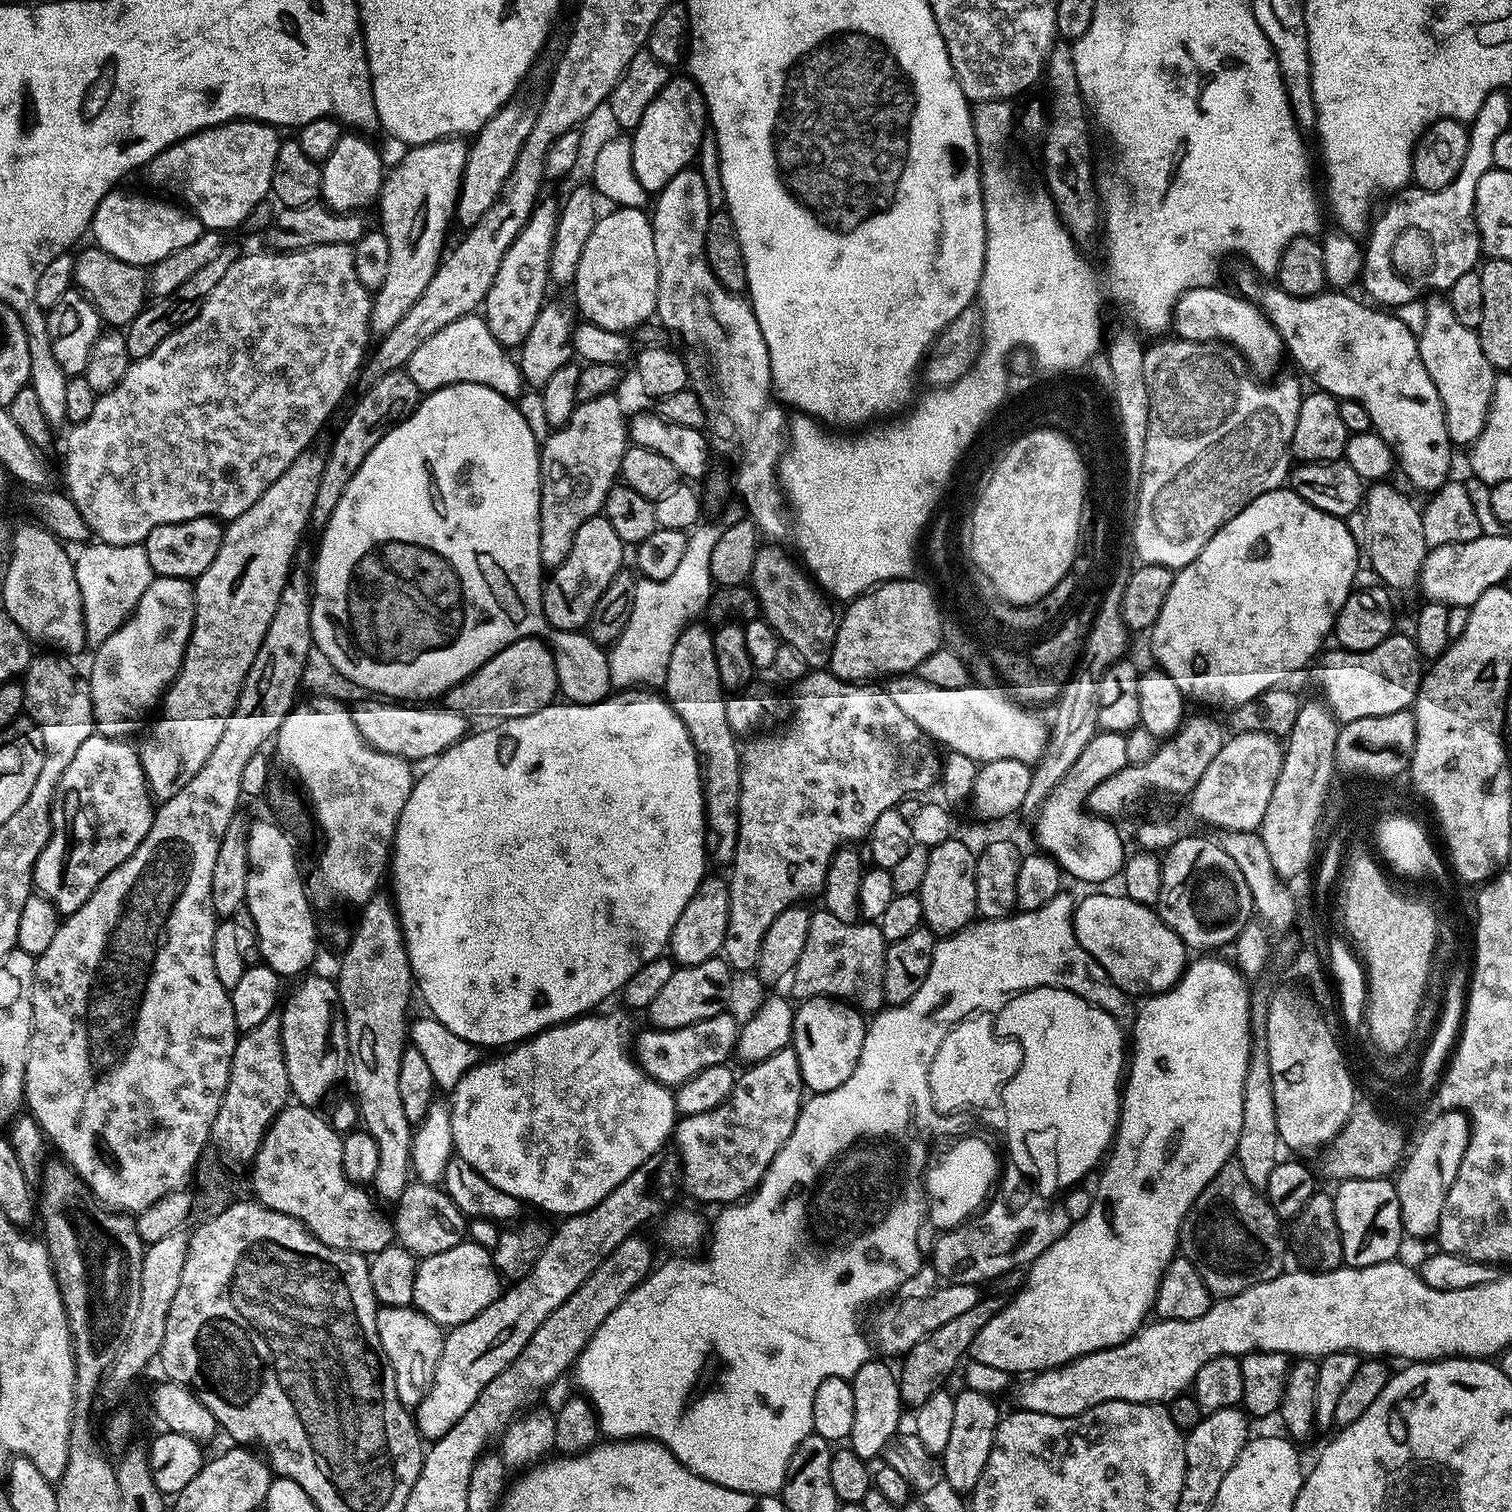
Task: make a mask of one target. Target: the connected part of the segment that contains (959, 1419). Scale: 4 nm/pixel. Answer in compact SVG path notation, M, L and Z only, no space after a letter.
M961 1390L955 1393L954 1422L950 1425L950 1439L946 1441L946 1450L942 1454L944 1473L962 1494L970 1494L978 1486L978 1478L982 1478L982 1470L986 1470L986 1458L990 1458L990 1450L994 1446L996 1427L1002 1419L1002 1412L996 1409L997 1402L991 1395Z

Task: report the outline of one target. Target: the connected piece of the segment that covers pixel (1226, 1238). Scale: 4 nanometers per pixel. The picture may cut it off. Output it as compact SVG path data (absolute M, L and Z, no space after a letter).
M1229 1162L1222 1166L1222 1170L1218 1170L1218 1174L1214 1174L1214 1178L1210 1178L1210 1182L1198 1194L1198 1198L1194 1198L1180 1227L1178 1252L1196 1267L1212 1297L1233 1296L1255 1284L1270 1282L1285 1272L1286 1232L1284 1228L1280 1229L1280 1224L1281 1217L1268 1205L1268 1198L1263 1191L1250 1186L1246 1174L1242 1174L1240 1164Z

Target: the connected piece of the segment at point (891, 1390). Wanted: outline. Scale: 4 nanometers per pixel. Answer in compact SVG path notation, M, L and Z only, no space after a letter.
M868 1359L851 1378L854 1390L854 1426L850 1437L850 1446L854 1454L858 1454L866 1462L879 1457L883 1453L892 1437L897 1435L900 1424L900 1382L894 1368L891 1368L883 1359Z

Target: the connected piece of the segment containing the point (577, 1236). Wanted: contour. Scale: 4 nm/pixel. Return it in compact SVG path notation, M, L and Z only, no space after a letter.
M661 1150L646 1158L646 1162L642 1162L642 1166L638 1166L638 1170L630 1174L630 1178L626 1178L614 1190L610 1190L610 1194L606 1194L606 1198L602 1198L602 1202L598 1202L590 1210L581 1212L579 1216L561 1219L557 1223L560 1225L549 1235L548 1244L531 1270L521 1280L515 1281L509 1292L508 1289L501 1291L498 1299L486 1306L486 1310L470 1318L470 1322L459 1324L445 1335L442 1354L438 1358L430 1390L414 1409L417 1424L415 1427L425 1441L431 1442L439 1436L444 1436L446 1430L450 1430L450 1426L454 1426L454 1422L458 1422L458 1418L462 1418L462 1414L466 1414L466 1410L474 1406L474 1398L482 1394L485 1386L502 1370L506 1370L506 1366L510 1366L514 1358L518 1358L526 1342L530 1342L534 1330L538 1330L544 1319L555 1308L562 1306L562 1302L566 1302L566 1298L570 1298L570 1294L574 1294L578 1286L582 1286L584 1279L600 1265L600 1261L606 1259L627 1236L640 1230L647 1220L655 1221L665 1211L666 1206L673 1203L671 1200L676 1196L676 1188L678 1192L678 1181L681 1179L680 1158L675 1154L667 1156L666 1153L667 1151Z

